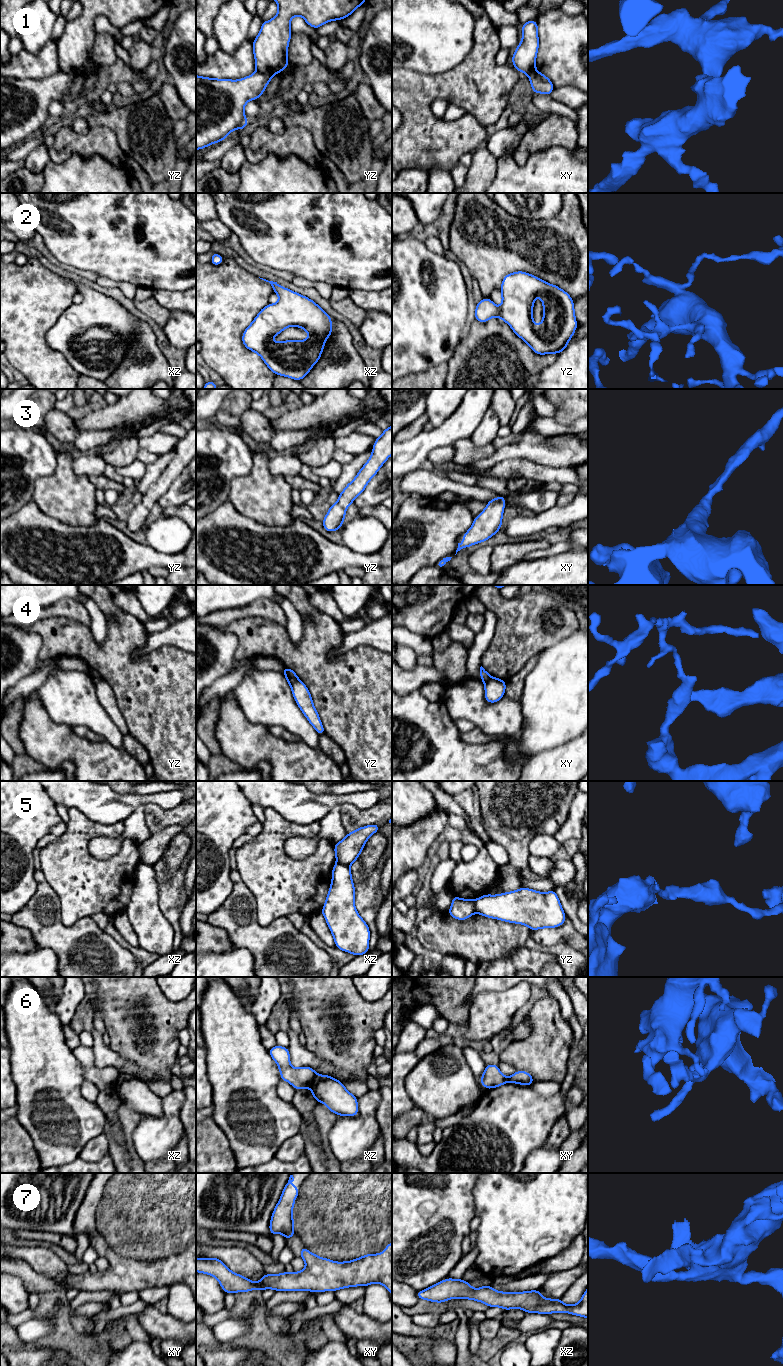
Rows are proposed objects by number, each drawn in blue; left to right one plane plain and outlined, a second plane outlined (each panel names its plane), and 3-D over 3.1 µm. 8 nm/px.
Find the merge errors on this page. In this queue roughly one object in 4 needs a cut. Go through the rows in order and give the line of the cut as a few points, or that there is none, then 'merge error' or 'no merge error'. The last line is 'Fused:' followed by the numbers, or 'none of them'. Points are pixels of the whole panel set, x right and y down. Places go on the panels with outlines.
1: yz (257, 70), (273, 74) | merge error
2: no cut | no merge error
3: no cut | no merge error
4: yz (283, 670), (288, 675), (296, 677) | merge error
5: xz (337, 862), (348, 866) | merge error
6: xz (317, 1075), (309, 1087) | merge error
7: no cut | no merge error
Fused: 1, 4, 5, 6

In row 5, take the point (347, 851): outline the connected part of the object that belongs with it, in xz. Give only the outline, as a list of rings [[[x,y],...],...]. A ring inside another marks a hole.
[[[372,824],[347,833],[346,837],[334,845],[337,863],[350,866],[355,862],[368,838],[378,832],[380,825]]]

